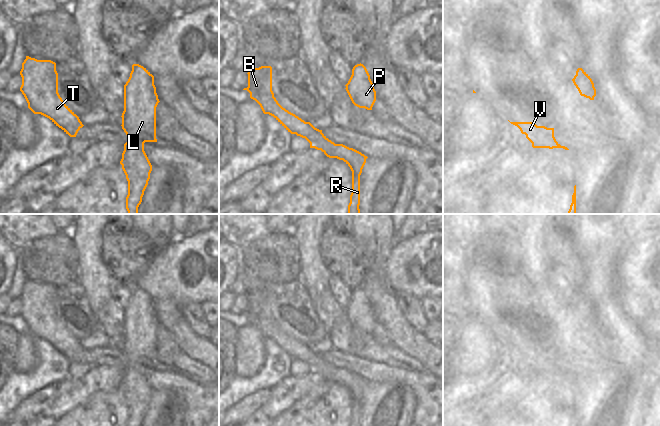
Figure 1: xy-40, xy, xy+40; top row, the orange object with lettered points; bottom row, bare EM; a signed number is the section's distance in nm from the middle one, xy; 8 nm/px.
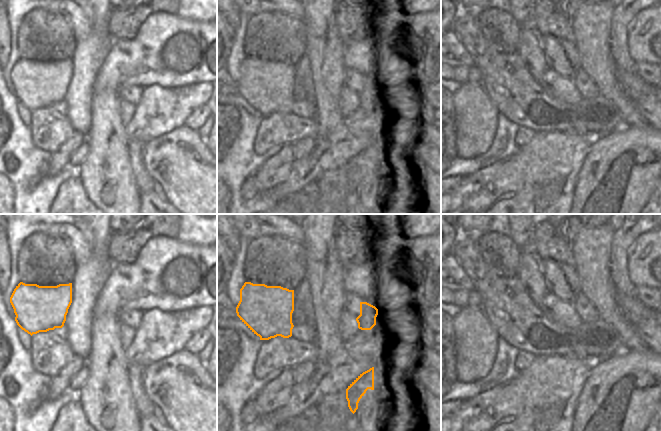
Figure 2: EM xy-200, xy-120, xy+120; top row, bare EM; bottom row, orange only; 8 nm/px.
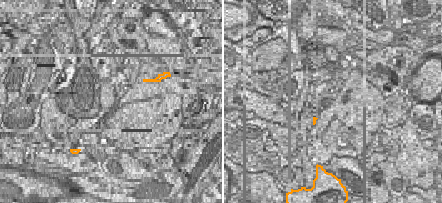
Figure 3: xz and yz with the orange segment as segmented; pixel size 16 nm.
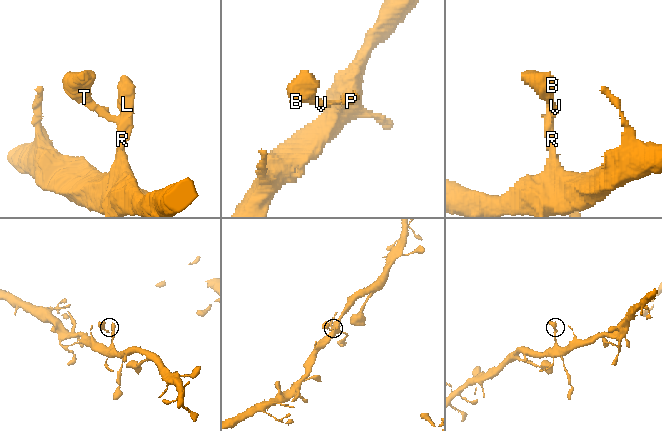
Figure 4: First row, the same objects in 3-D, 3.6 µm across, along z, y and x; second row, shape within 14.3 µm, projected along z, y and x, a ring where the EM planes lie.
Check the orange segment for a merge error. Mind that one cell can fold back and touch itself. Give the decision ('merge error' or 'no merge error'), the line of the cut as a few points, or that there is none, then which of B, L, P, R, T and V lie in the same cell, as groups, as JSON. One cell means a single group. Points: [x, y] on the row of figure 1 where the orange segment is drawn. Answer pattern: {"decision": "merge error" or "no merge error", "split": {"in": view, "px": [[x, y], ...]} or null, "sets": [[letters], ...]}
{"decision": "no merge error", "split": null, "sets": [["B", "L", "P", "R", "T", "V"]]}

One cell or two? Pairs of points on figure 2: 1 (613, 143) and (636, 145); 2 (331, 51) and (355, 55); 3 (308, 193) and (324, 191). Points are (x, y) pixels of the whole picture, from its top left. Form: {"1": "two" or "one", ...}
{"1": "one", "2": "two", "3": "two"}

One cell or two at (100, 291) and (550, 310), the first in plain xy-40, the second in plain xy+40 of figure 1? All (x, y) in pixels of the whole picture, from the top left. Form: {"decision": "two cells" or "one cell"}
{"decision": "two cells"}

